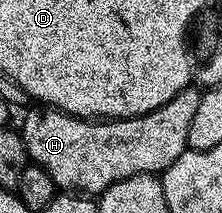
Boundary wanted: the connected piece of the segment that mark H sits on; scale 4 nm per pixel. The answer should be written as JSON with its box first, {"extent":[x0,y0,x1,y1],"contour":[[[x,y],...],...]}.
{"extent":[18,87,201,195],"contour":[[[189,87],[178,91],[170,103],[162,103],[154,111],[137,117],[121,117],[119,119],[85,119],[72,117],[69,113],[63,113],[61,109],[49,109],[47,107],[29,108],[24,122],[18,125],[20,138],[26,143],[29,162],[42,171],[50,174],[54,179],[57,190],[75,191],[80,195],[99,195],[109,189],[114,183],[122,179],[130,179],[134,175],[143,173],[163,174],[164,170],[178,159],[188,148],[188,136],[190,135],[190,123],[198,112],[201,90]]]}

